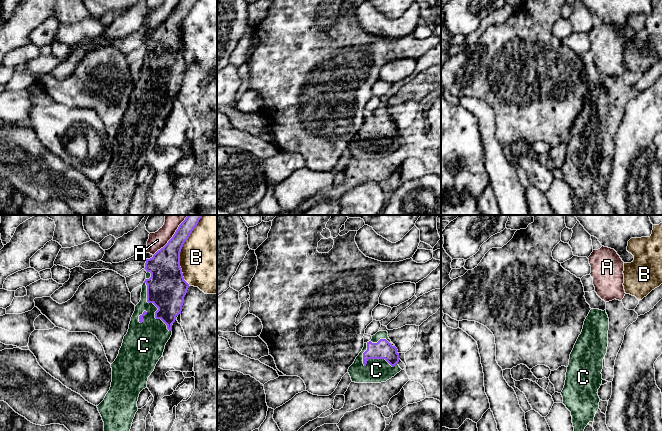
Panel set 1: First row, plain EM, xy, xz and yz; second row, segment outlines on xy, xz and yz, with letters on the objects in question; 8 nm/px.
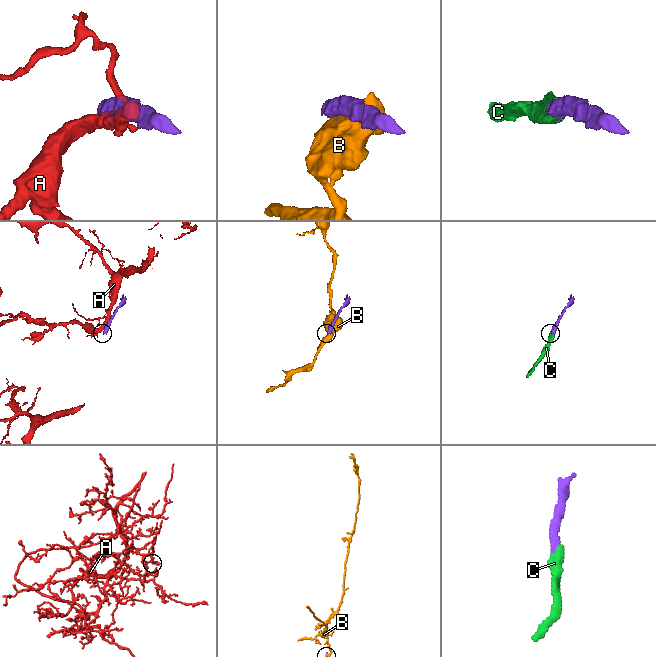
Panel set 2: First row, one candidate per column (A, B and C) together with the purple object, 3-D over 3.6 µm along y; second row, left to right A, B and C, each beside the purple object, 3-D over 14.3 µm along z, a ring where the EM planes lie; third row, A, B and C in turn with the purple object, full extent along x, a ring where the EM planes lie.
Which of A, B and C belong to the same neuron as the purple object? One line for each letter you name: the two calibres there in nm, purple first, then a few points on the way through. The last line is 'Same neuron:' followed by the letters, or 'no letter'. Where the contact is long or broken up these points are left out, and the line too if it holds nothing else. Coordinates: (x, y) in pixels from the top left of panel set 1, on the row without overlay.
C: 150/190 nm
Same neuron: C

